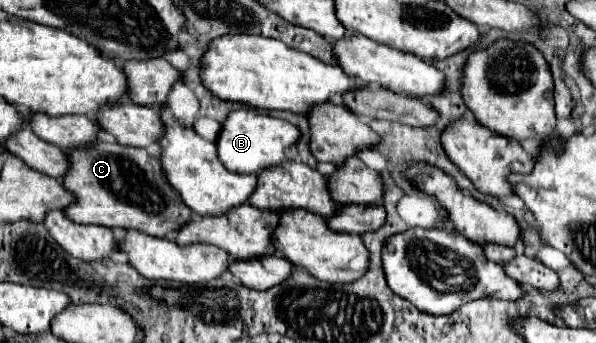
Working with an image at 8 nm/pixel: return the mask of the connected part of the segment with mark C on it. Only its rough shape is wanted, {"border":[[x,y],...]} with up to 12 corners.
{"border":[[96,142],[62,184],[78,224],[166,238],[192,220],[160,160]]}

